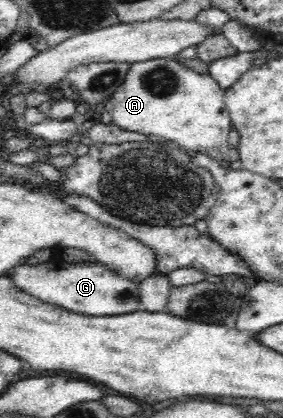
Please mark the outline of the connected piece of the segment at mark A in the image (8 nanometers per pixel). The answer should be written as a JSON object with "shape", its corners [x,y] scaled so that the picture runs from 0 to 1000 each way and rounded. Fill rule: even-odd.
{"shape":[[[611,136],[466,151],[442,196],[357,251],[346,268],[364,297],[413,301],[435,311],[519,325],[562,325],[562,330],[583,330],[590,340],[633,349],[657,364],[682,359],[682,364],[735,368],[767,388],[809,385],[820,390],[837,385],[845,376],[837,352],[820,354],[802,342],[816,280],[795,254],[795,218],[742,175],[696,175],[629,151]]]}

